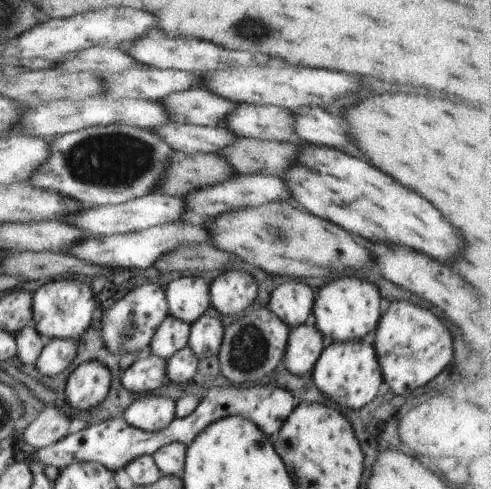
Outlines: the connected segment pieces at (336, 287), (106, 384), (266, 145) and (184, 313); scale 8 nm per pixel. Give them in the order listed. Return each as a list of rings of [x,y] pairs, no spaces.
[[[356,276],[332,278],[332,282],[320,282],[315,288],[315,301],[311,320],[328,342],[348,342],[349,340],[370,338],[380,320],[382,298],[378,288]]]
[[[90,360],[69,374],[65,387],[65,401],[80,410],[92,410],[106,402],[110,393],[111,376],[106,365]]]
[[[238,138],[218,154],[232,166],[236,174],[280,176],[280,170],[284,170],[284,166],[292,162],[296,144]]]
[[[181,276],[165,290],[172,316],[192,324],[211,307],[209,284],[202,277]]]

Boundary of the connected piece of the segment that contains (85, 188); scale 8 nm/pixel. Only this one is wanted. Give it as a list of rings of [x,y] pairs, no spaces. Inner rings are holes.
[[[96,125],[63,135],[56,135],[49,142],[47,157],[31,174],[28,184],[34,188],[70,197],[84,205],[115,205],[152,192],[167,168],[171,147],[148,129],[130,125]]]

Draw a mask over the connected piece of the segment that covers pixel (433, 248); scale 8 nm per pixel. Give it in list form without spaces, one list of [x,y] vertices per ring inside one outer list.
[[[302,144],[296,164],[284,172],[282,180],[302,208],[310,214],[330,220],[354,236],[376,242],[406,244],[436,260],[452,260],[464,246],[462,238],[440,216],[440,212],[428,204],[420,194],[404,188],[384,172],[376,170],[368,162],[354,158],[346,152],[328,146]]]

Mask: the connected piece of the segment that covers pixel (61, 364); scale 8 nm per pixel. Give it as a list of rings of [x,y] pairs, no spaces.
[[[69,338],[46,340],[35,365],[40,375],[56,376],[76,358],[77,342]]]

